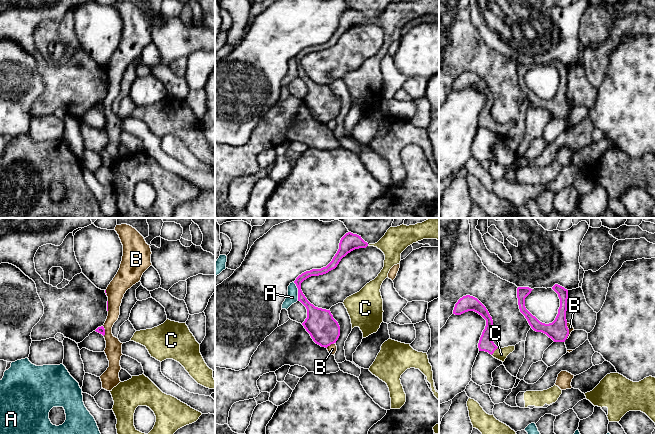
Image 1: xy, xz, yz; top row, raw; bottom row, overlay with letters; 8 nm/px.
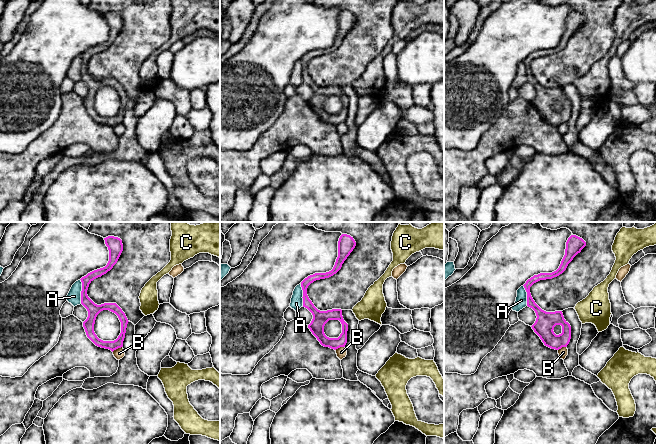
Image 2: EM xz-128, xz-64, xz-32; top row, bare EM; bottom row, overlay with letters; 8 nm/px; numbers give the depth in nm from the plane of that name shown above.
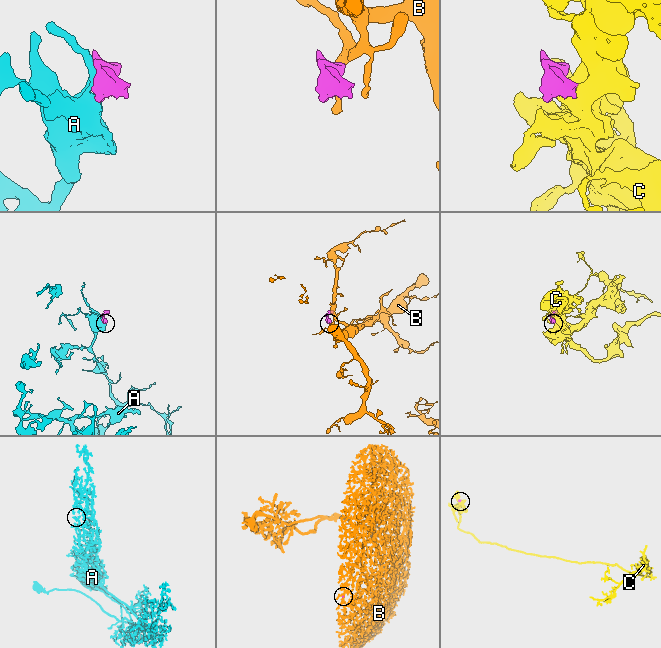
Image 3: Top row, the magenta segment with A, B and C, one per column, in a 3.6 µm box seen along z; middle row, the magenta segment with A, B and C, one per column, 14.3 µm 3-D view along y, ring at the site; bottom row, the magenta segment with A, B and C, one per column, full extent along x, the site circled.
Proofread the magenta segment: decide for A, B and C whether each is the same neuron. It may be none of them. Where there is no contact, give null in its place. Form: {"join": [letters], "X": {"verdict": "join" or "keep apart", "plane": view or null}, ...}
{"join": ["C"], "A": {"verdict": "keep apart", "plane": "xz"}, "B": {"verdict": "keep apart", "plane": "xz"}, "C": {"verdict": "join", "plane": "yz"}}

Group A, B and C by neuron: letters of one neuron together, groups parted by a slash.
A / B / C

